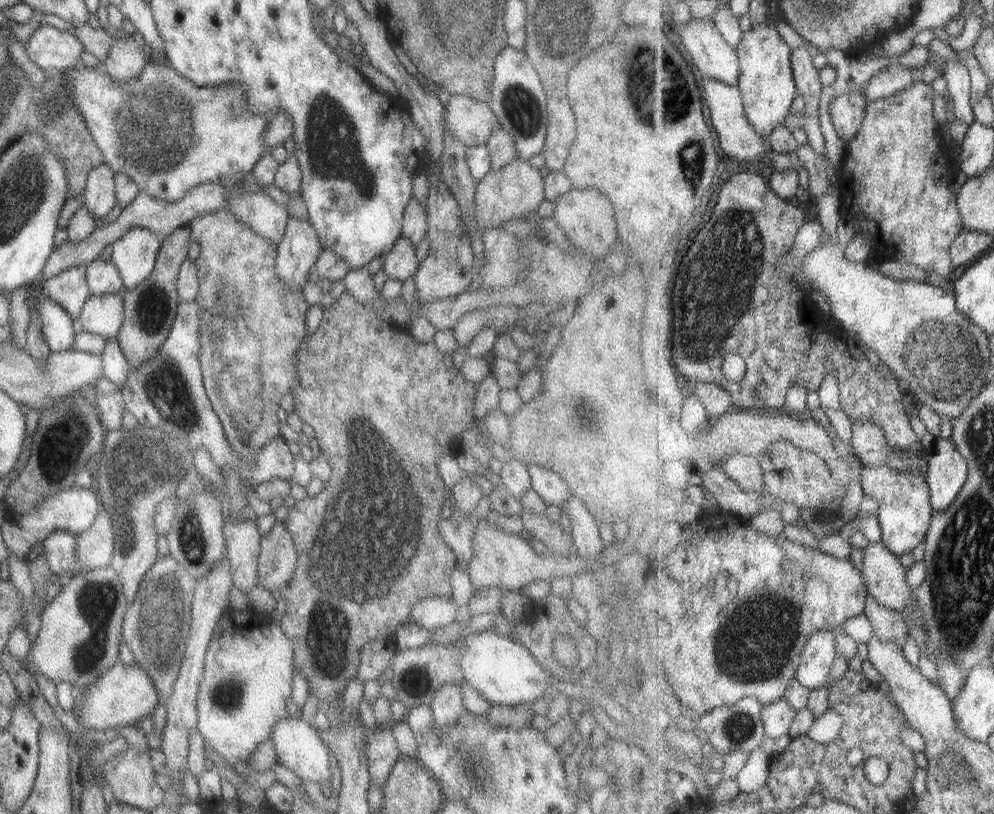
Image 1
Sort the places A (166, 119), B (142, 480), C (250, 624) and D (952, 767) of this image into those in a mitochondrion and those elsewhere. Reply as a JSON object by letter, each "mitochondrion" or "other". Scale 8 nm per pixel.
{"A":"mitochondrion","B":"mitochondrion","C":"other","D":"mitochondrion"}

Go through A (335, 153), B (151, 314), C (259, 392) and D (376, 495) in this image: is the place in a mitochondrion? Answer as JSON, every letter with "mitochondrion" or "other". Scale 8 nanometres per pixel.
{"A":"mitochondrion","B":"mitochondrion","C":"other","D":"mitochondrion"}

